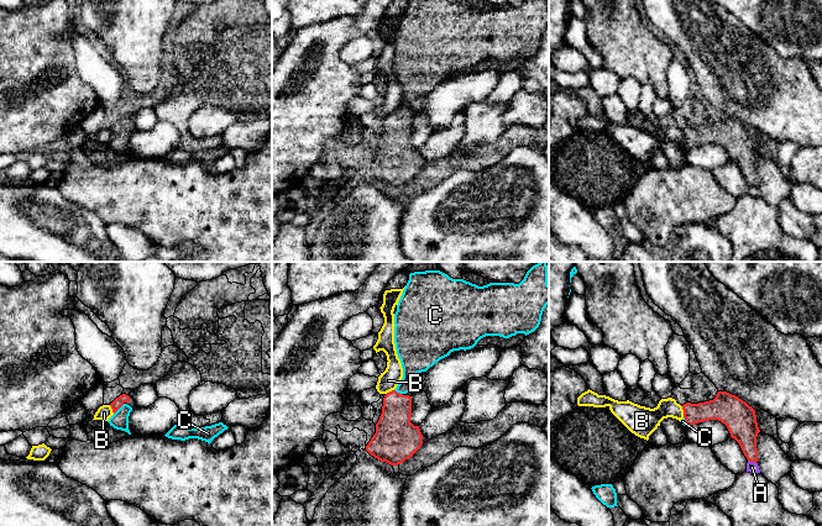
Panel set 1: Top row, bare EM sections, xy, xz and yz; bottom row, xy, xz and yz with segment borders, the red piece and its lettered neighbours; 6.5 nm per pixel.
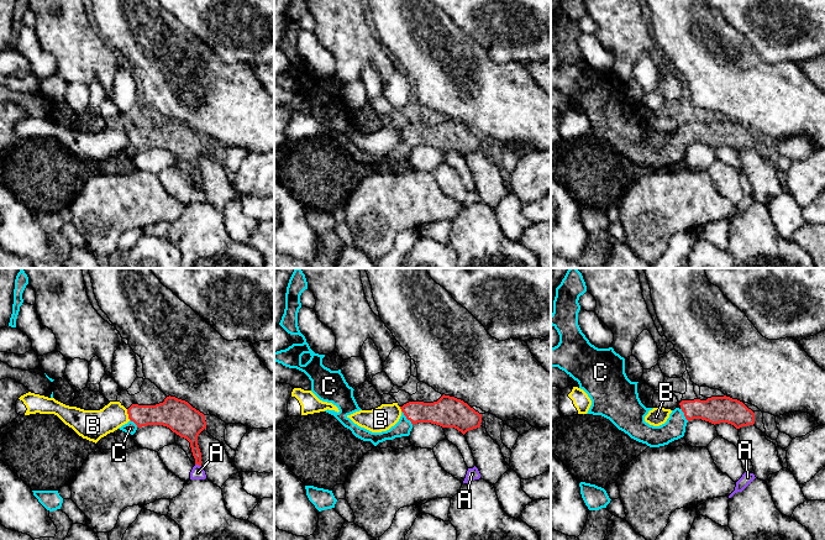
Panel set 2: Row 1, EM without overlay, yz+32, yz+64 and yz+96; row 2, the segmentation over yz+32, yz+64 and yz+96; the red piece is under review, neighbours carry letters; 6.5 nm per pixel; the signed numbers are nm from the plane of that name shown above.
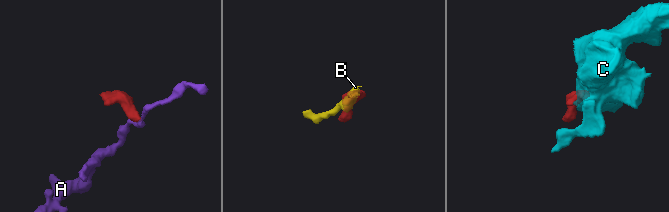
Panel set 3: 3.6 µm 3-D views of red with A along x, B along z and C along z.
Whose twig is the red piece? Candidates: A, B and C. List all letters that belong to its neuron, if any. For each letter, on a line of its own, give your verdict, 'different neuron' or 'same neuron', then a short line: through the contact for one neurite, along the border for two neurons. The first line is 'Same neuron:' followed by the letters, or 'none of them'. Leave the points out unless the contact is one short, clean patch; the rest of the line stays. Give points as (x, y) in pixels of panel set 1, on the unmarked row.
Same neuron: C
A: different neuron; line yz (748, 183), (755, 187)
B: different neuron; line yz (681, 130), (684, 140)
C: same neuron; line xy (118, 126), (119, 131), (119, 143)

